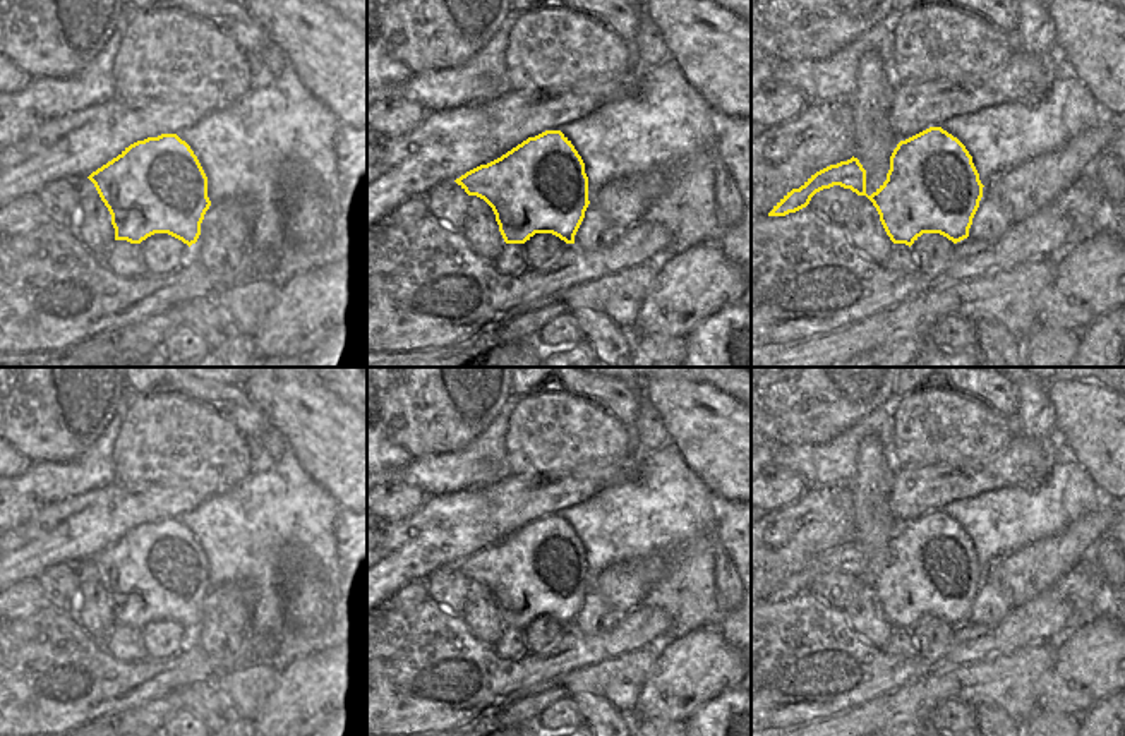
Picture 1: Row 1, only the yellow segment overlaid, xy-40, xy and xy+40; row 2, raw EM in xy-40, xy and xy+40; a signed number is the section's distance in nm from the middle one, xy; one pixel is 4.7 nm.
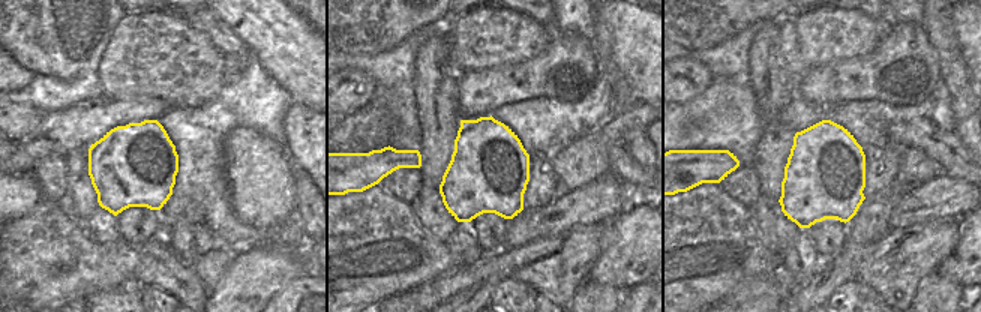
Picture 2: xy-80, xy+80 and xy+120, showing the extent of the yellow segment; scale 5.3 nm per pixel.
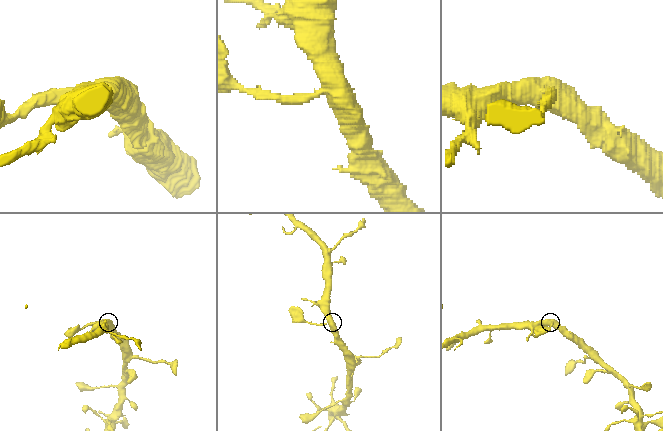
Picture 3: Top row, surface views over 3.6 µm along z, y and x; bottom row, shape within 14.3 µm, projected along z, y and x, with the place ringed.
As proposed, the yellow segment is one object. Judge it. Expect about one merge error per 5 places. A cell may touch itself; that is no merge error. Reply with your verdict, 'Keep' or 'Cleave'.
Keep.

